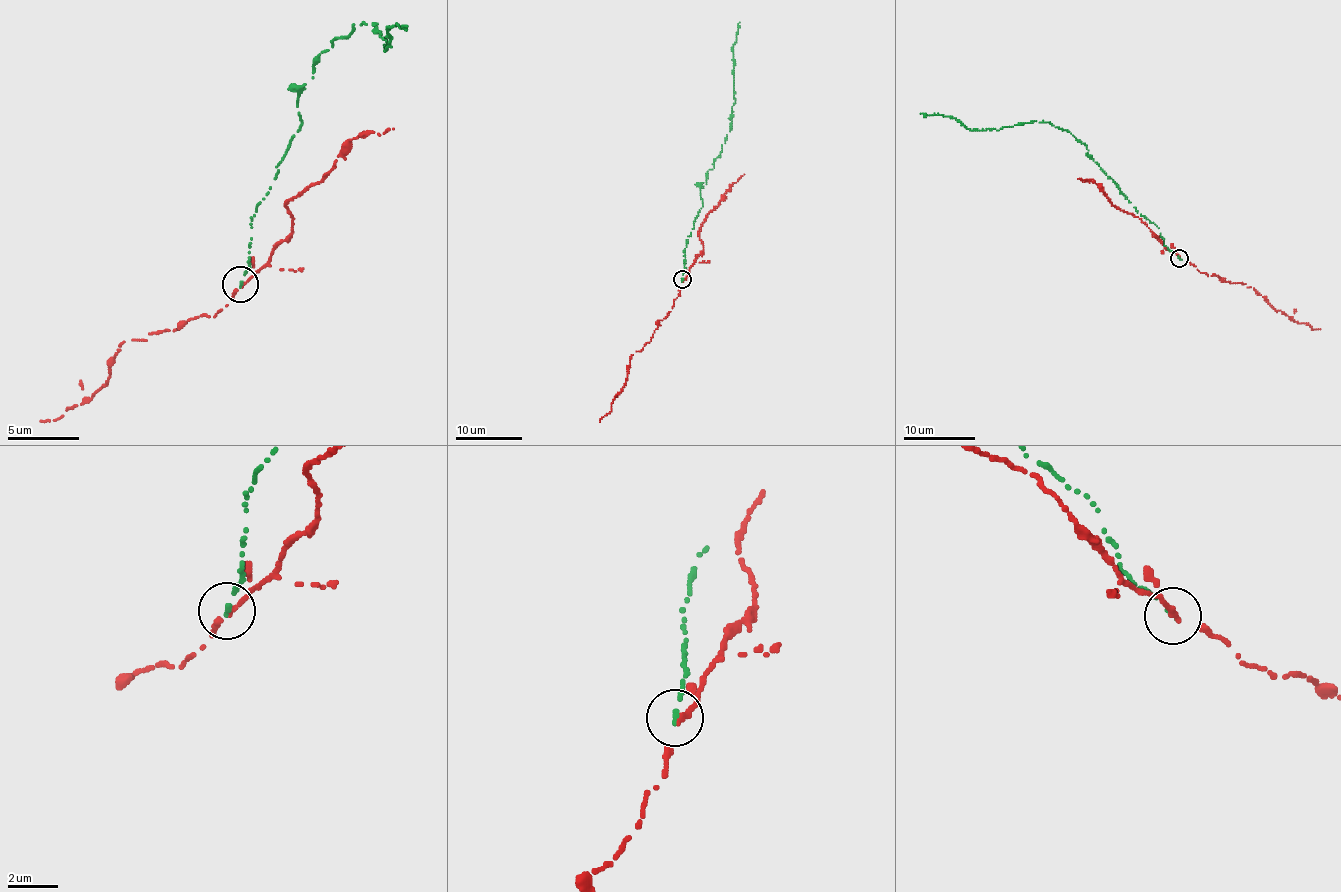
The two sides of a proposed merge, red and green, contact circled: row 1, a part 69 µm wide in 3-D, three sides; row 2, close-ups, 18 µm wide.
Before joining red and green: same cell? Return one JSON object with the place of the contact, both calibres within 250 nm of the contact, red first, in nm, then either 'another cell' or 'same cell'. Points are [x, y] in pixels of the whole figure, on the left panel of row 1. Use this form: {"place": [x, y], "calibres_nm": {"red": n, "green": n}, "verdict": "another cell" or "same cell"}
{"place": [240, 284], "calibres_nm": {"red": 170, "green": 180}, "verdict": "another cell"}

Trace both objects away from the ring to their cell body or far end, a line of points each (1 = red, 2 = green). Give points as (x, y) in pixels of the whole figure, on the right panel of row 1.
1: (1180, 258), (1208, 276), (1218, 275), (1230, 283), (1242, 283), (1254, 288), (1277, 310), (1313, 329), (1320, 329)
2: (1180, 257), (1069, 131), (1036, 121), (971, 130), (948, 116), (920, 113)

